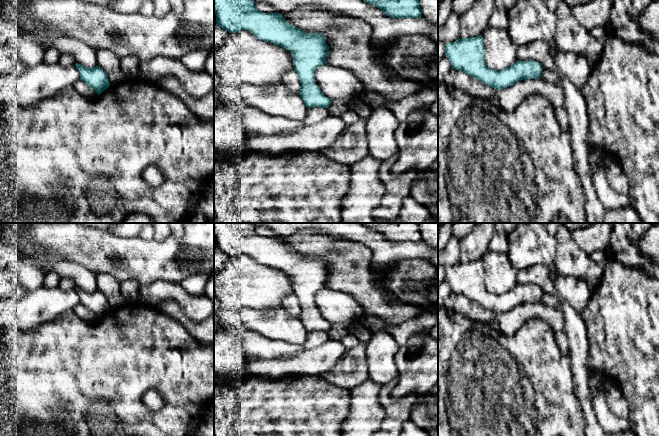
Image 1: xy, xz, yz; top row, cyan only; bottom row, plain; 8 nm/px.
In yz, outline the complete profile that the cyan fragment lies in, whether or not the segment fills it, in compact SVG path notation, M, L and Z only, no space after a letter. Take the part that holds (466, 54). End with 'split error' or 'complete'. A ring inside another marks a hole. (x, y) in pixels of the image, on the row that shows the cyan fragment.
M483 36L460 38L447 43L446 57L452 69L460 70L476 78L496 91L507 88L524 79L540 79L542 65L536 61L516 61L504 70L490 69L485 62Z; complete

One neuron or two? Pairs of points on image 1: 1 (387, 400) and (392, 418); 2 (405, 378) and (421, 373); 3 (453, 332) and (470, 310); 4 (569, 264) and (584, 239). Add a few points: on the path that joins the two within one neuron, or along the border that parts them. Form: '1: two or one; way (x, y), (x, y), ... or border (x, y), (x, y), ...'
1: one; way (389, 404), (392, 407), (392, 414)
2: one; way (409, 378), (413, 378), (417, 374)
3: two; border (448, 310), (459, 312), (473, 320), (487, 324)
4: two; border (571, 233), (576, 244), (589, 256)

